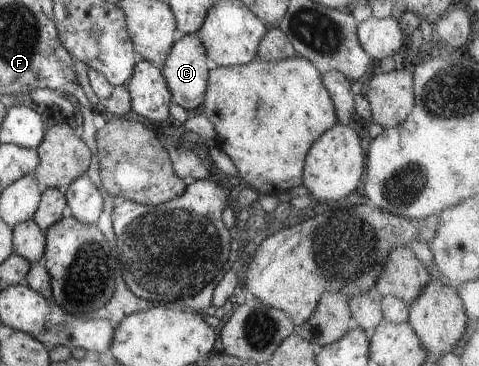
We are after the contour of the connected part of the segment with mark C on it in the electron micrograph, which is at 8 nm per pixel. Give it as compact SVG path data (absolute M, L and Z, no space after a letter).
M185 34L182 39L173 43L169 51L163 70L167 88L172 96L172 103L179 105L182 109L192 110L202 107L205 100L208 76L207 55L205 47L195 34Z

